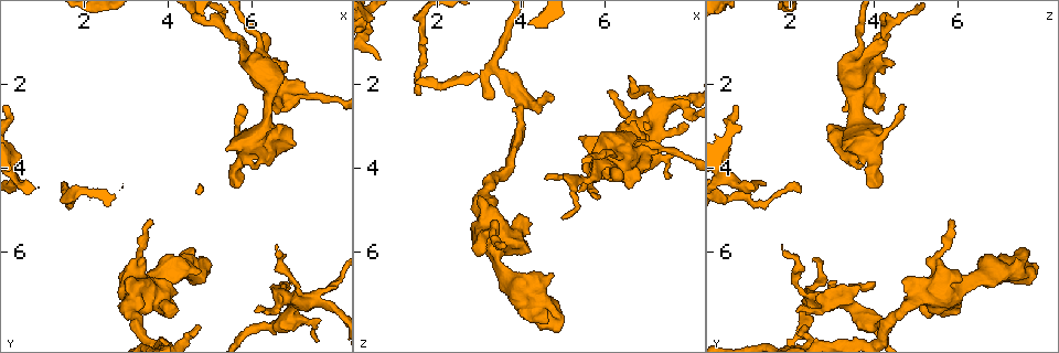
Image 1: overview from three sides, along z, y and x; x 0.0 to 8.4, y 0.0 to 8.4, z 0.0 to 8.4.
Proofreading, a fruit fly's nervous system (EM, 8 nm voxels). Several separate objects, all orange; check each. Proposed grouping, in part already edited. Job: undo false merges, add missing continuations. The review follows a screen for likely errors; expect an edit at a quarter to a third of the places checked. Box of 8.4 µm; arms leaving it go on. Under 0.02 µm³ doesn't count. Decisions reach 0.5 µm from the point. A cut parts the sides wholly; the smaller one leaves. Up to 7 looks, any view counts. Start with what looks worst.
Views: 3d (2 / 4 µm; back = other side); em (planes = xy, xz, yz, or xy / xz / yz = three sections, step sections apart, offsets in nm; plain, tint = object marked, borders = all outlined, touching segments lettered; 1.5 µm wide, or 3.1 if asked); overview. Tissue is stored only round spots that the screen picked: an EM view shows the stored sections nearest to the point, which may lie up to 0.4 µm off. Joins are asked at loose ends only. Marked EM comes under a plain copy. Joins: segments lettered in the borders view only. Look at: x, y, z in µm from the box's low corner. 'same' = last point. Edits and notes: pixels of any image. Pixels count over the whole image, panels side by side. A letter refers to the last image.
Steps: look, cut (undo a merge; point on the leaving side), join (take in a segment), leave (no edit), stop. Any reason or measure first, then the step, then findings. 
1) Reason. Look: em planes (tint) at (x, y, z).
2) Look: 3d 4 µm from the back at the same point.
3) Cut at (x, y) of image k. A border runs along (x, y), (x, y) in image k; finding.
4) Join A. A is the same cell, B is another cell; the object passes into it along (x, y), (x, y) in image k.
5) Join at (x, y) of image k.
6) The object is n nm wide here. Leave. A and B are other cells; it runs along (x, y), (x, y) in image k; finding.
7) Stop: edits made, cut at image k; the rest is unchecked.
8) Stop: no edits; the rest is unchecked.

An open end. Look: em yz step 4 (borders) at (6.85, 6.80, 4.05).

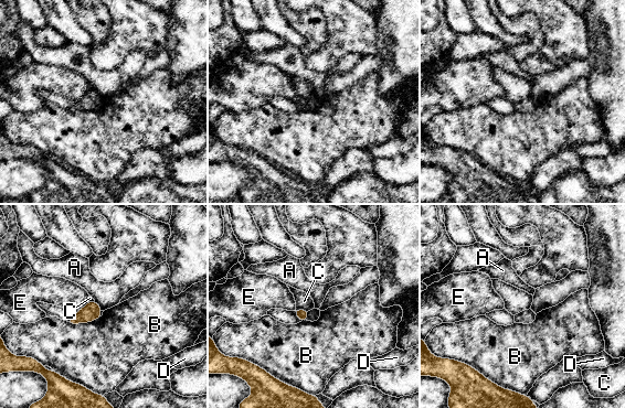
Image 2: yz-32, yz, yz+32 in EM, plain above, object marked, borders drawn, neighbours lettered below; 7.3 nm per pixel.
Leave. A, B, C, D and E are other cells; a border runs along (101, 317), (86, 322), (70, 322) in image 2; none of them fits.

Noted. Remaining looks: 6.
Branch stops here. Look: 3d 4 µm at (5.35, 3.55, 3.35).

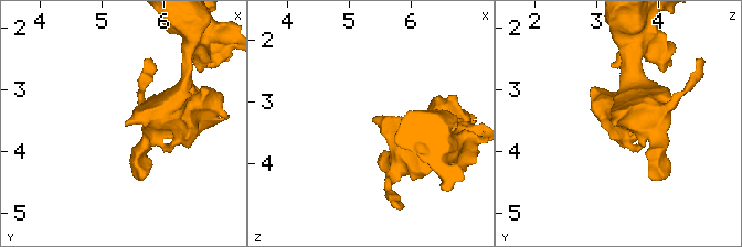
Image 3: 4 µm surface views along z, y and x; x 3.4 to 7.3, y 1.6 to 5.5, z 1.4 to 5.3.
Now the EM. Look: em planes (tint) at (5.40, 3.60, 3.30).

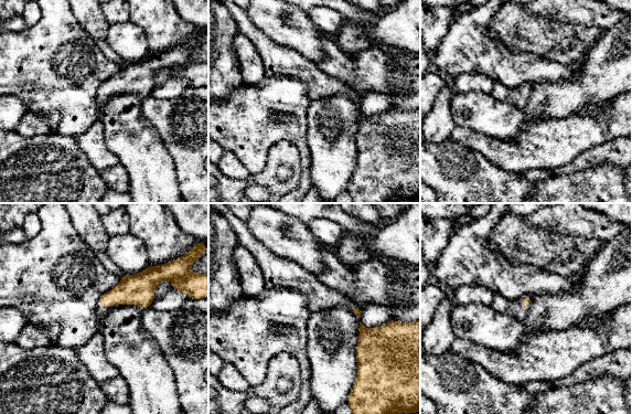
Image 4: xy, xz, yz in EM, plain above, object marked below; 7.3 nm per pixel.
Look: em planes (borders) at the same point.

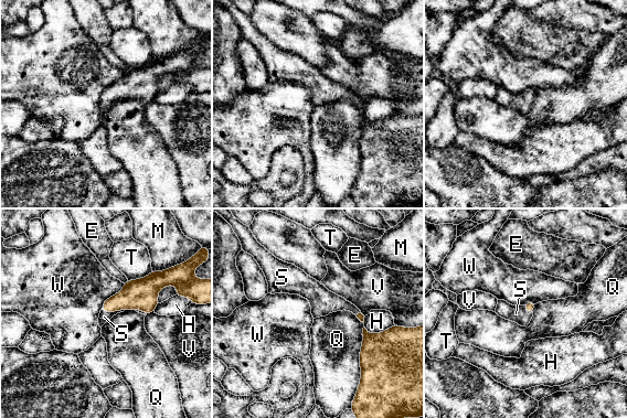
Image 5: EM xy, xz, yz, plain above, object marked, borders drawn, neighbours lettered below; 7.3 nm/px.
Join S. S is the same cell, E, H, M, Q, T, V and W are other cells; the object passes into it along (141, 295), (113, 311), (104, 317) in image 5; the neuron continues.

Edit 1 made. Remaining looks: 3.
Sudden change in width. Look: 3d 2 µm at (3.10, 7.35, 4.70).

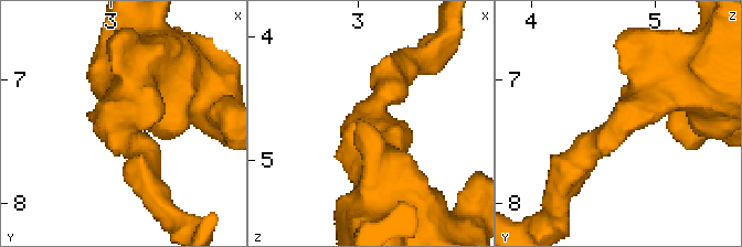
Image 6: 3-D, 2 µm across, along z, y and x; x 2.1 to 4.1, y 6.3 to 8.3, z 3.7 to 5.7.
Shape alone is not enough. Look: em xz step 8 (tint) at (3.14, 7.30, 4.72).

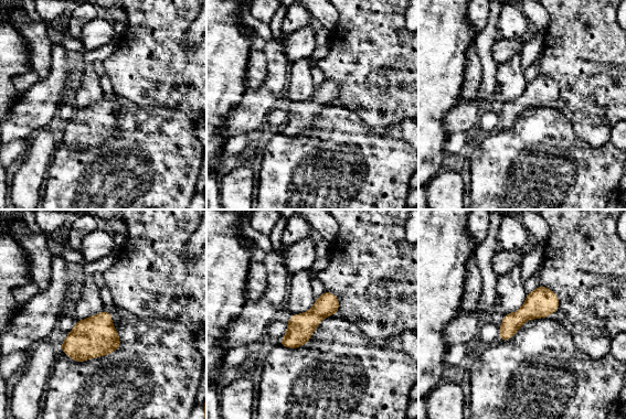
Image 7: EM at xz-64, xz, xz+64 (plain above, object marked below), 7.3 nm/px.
Look: em planes (borders) at the same point.

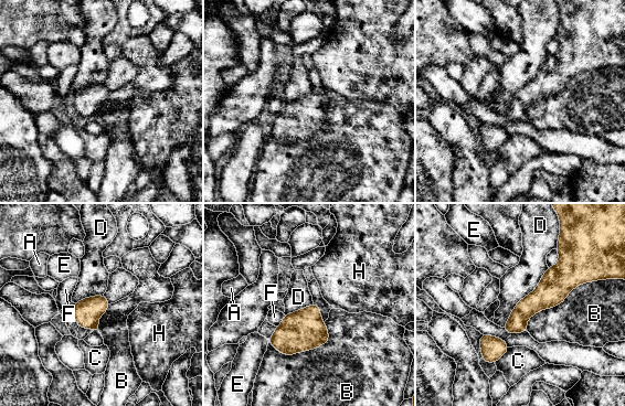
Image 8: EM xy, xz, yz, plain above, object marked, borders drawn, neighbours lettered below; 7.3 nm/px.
The object is 240 nm wide here. Leave. A, B, C, D, E, F and H are other cells; a border runs along (548, 267), (501, 327) in image 8; all the same neuron.

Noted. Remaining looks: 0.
Stop: edits made, join at image 5; the rest is unchecked.

